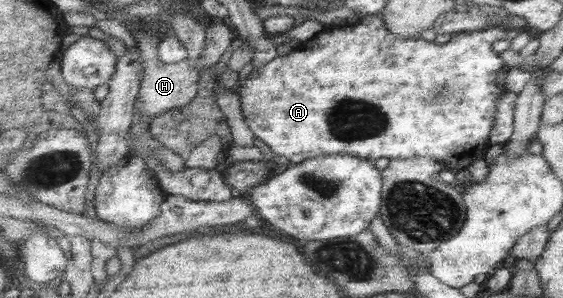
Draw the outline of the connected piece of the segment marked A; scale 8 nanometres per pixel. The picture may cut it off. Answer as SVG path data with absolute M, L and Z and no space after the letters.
M366 16L353 24L340 23L326 28L318 33L314 39L306 41L298 46L290 55L278 56L266 66L256 69L244 82L239 82L237 92L241 96L243 112L246 115L248 125L256 138L270 148L276 156L284 156L294 164L320 157L322 155L348 154L354 157L362 157L375 162L376 159L418 159L420 157L432 157L439 163L448 167L462 166L467 169L472 163L479 161L482 153L490 147L490 137L498 115L498 100L506 90L507 71L510 66L500 57L500 53L494 49L494 43L507 38L507 30L504 27L488 27L482 31L464 31L464 33L452 34L448 43L438 44L422 39L400 39L398 35L390 33L385 26L383 18Z

